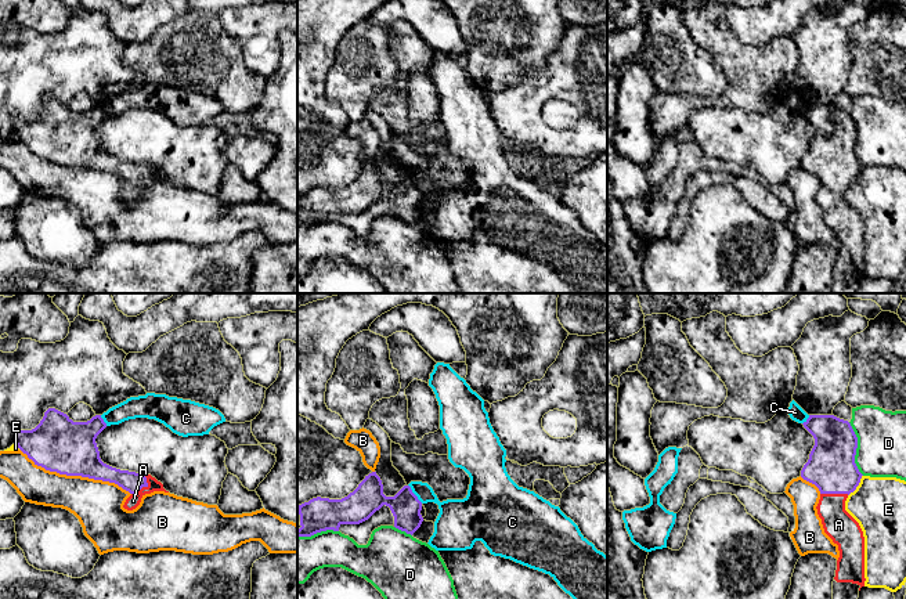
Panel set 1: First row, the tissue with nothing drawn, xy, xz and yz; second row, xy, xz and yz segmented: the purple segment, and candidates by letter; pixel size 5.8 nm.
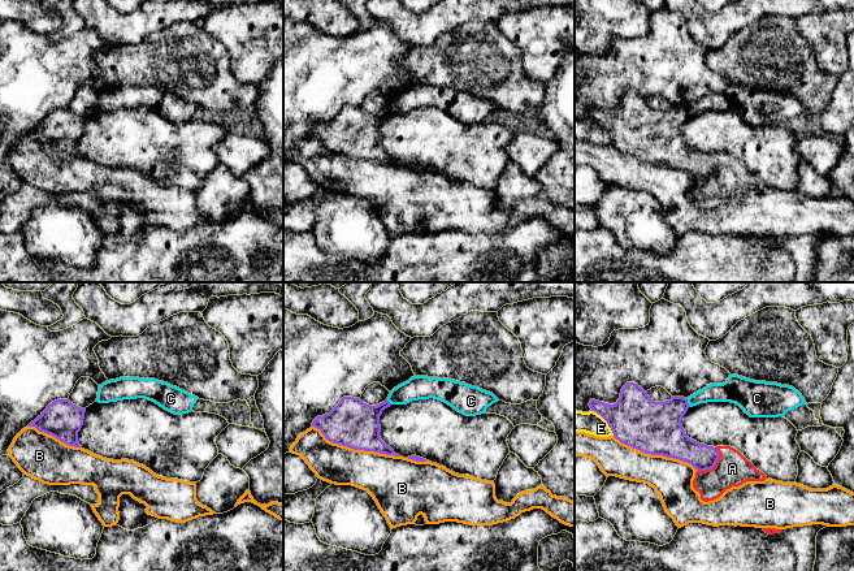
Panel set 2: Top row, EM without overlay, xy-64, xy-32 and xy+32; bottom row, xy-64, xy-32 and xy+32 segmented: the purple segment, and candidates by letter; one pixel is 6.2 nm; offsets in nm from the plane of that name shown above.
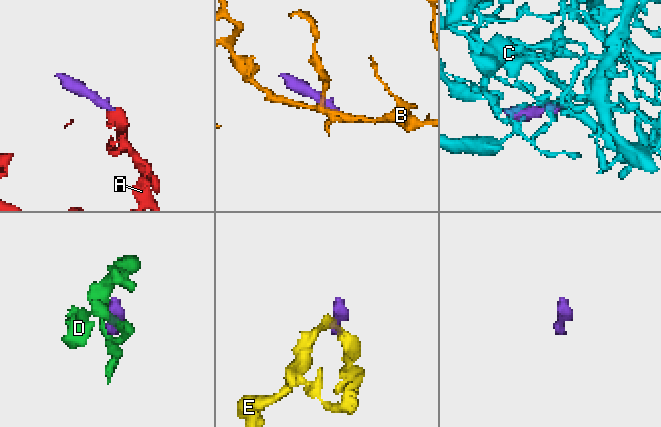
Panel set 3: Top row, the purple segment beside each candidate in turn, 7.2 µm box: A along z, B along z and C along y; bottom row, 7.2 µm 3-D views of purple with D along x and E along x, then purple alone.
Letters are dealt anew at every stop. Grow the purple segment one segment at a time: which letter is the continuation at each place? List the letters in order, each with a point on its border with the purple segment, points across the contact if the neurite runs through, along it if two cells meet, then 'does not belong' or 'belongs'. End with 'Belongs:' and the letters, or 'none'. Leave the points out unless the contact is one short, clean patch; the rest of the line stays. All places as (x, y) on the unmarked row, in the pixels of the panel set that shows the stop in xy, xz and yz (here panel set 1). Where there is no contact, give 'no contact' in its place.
A: xy (144, 176) | across xy (132, 172), (144, 176), (133, 191) | belongs
B: xy (75, 165) | does not belong
C: xz (414, 184) | does not belong
D: yz (856, 137) | does not belong
E: yz (858, 174) | does not belong
Belongs: A

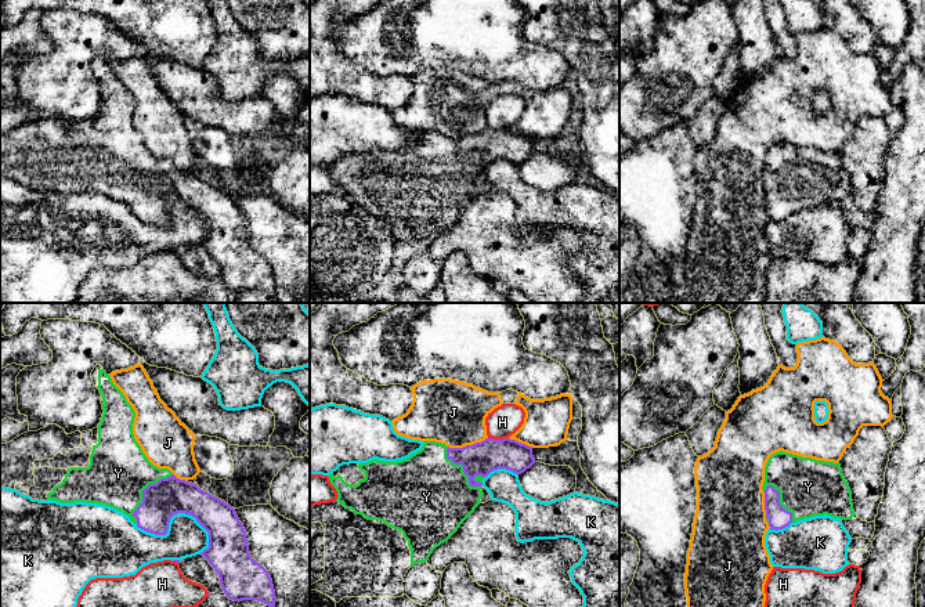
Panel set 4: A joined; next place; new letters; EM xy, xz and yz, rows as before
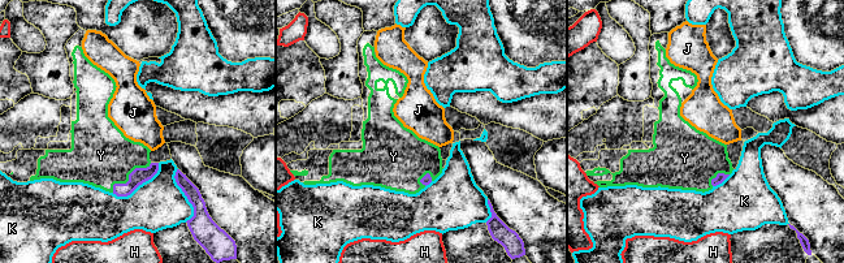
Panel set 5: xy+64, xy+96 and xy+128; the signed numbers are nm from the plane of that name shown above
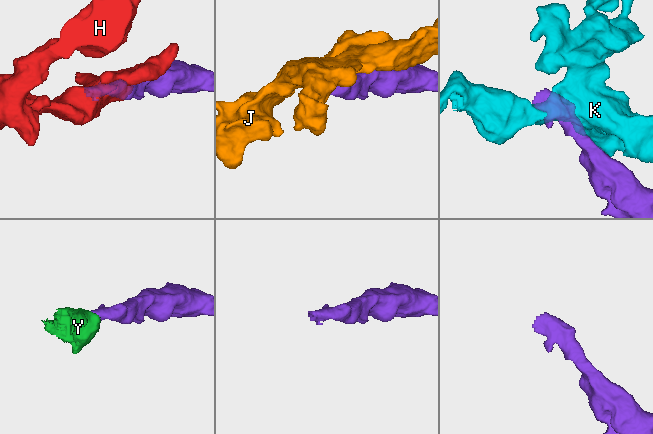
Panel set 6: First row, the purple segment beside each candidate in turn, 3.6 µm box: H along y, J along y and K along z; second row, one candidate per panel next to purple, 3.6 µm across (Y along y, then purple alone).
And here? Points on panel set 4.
H: xz (498, 130) | does not belong
J: xz (468, 136) | does not belong
K: xy (174, 203) | does not belong
Y: xy (143, 183) | across xy (161, 191), (155, 185), (143, 183), (118, 163) | belongs
Belongs: Y

